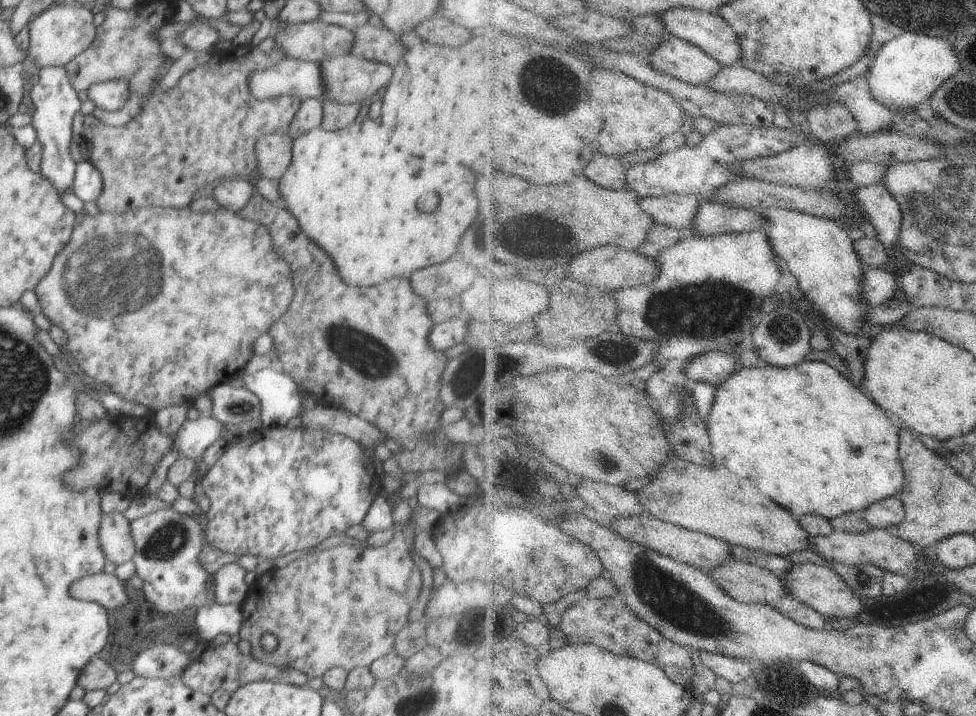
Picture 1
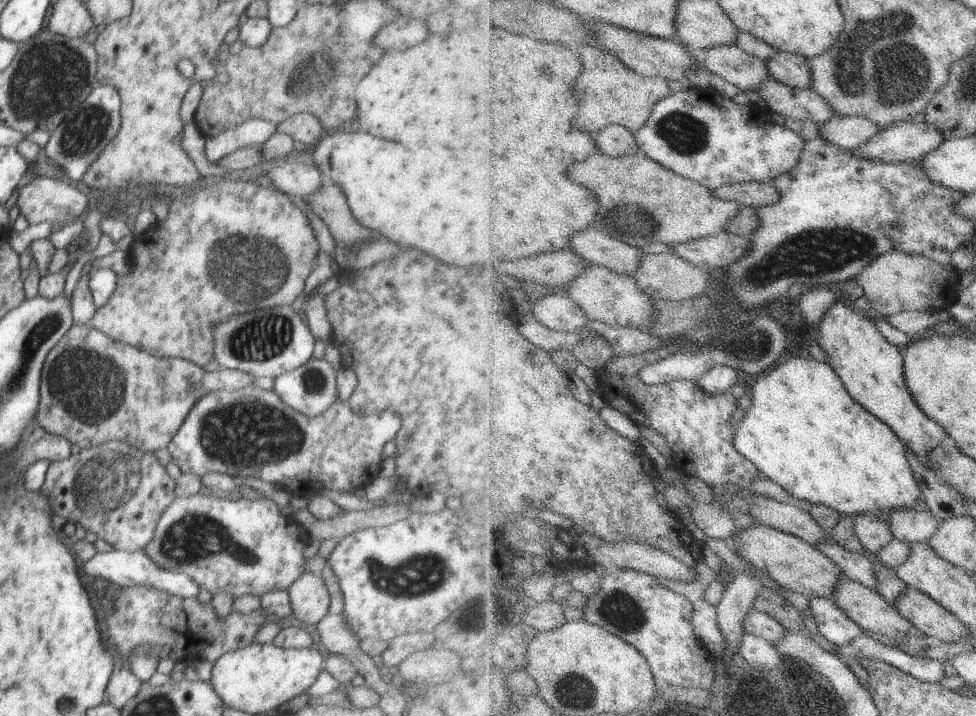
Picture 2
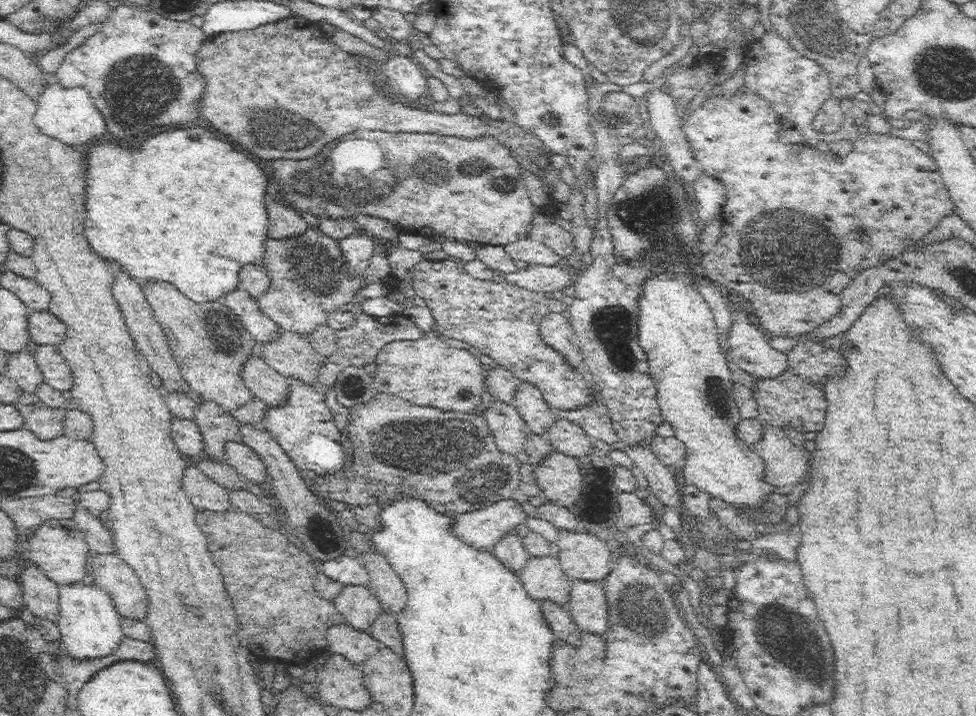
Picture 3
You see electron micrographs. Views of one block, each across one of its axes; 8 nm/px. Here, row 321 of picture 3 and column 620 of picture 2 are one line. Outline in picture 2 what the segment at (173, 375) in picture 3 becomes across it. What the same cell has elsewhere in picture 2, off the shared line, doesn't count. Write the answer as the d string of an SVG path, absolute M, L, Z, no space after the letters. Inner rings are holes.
M611 124L597 135L599 152L616 158L636 156L642 152L636 142L636 133L627 126Z

